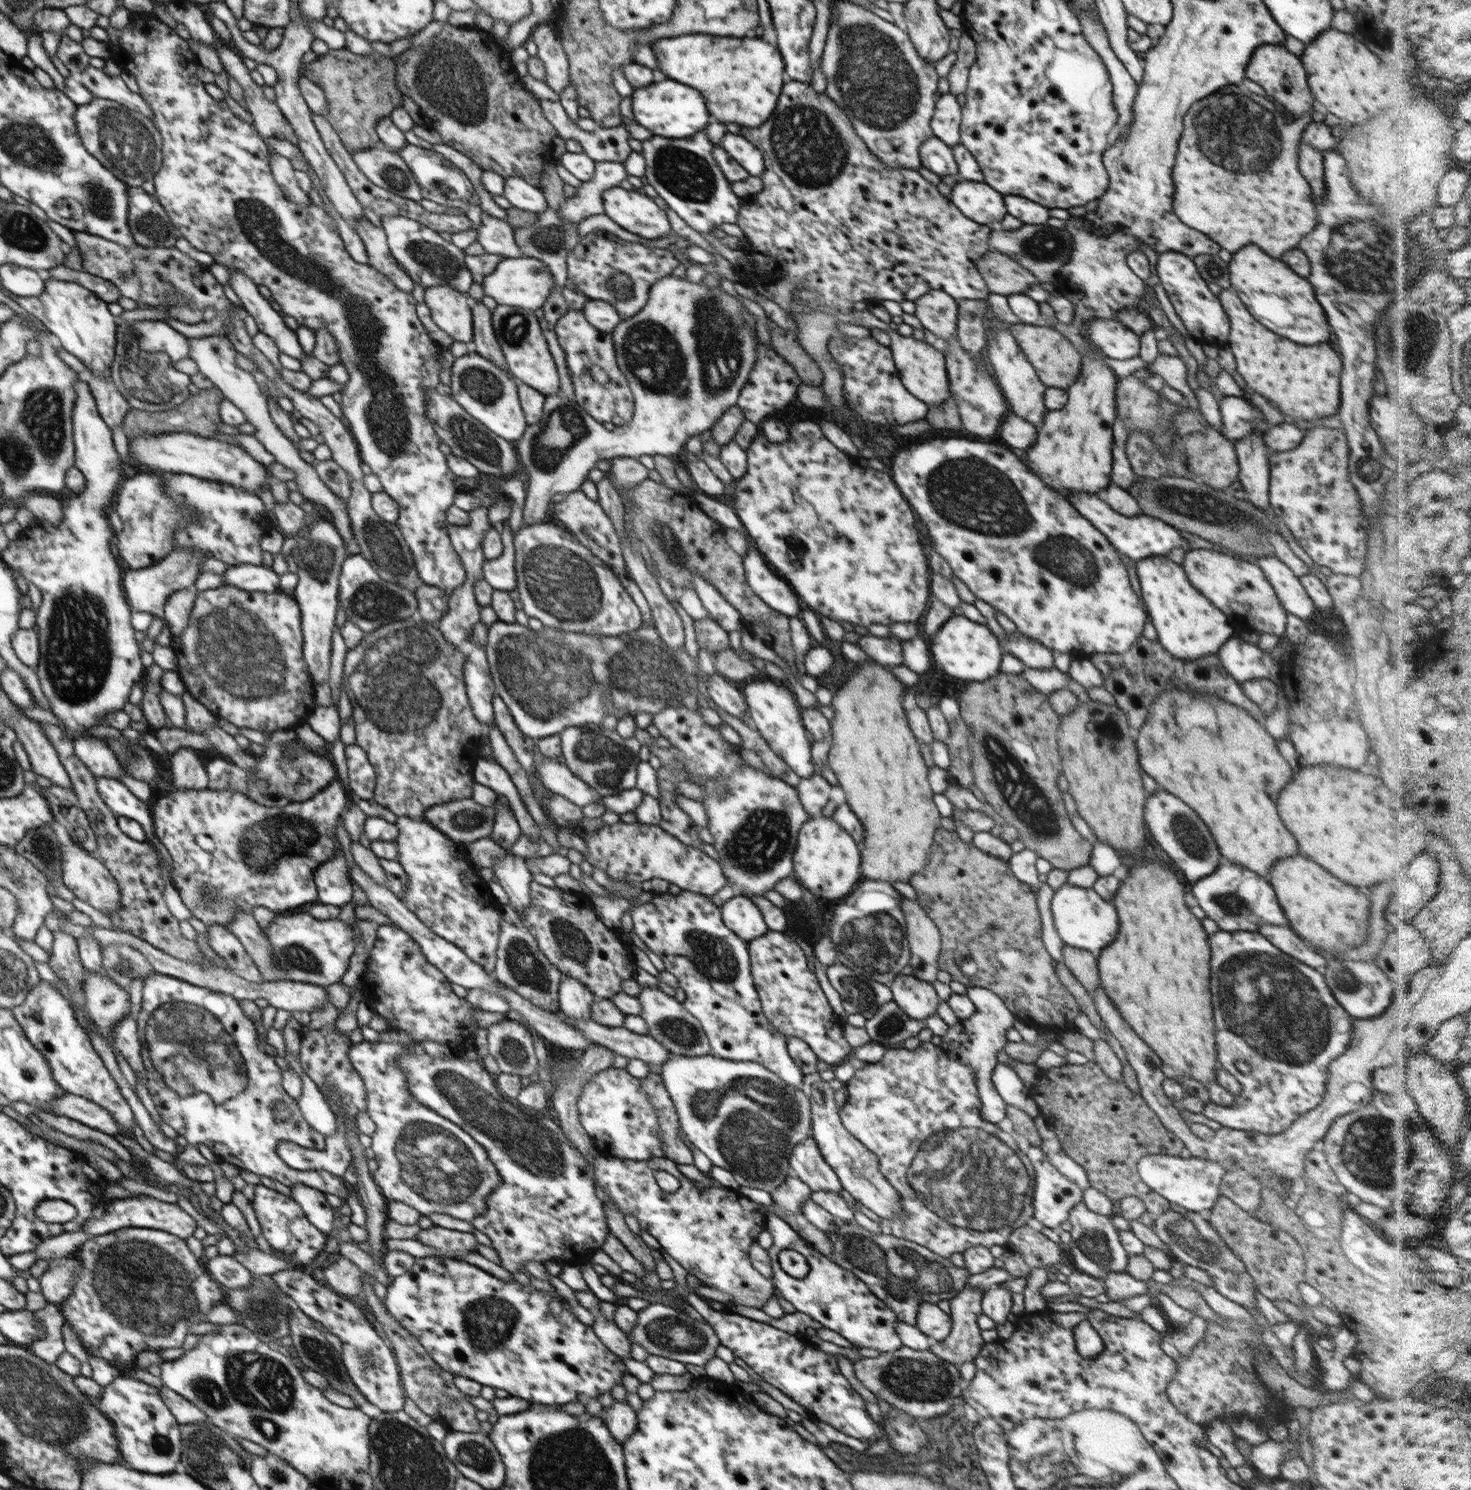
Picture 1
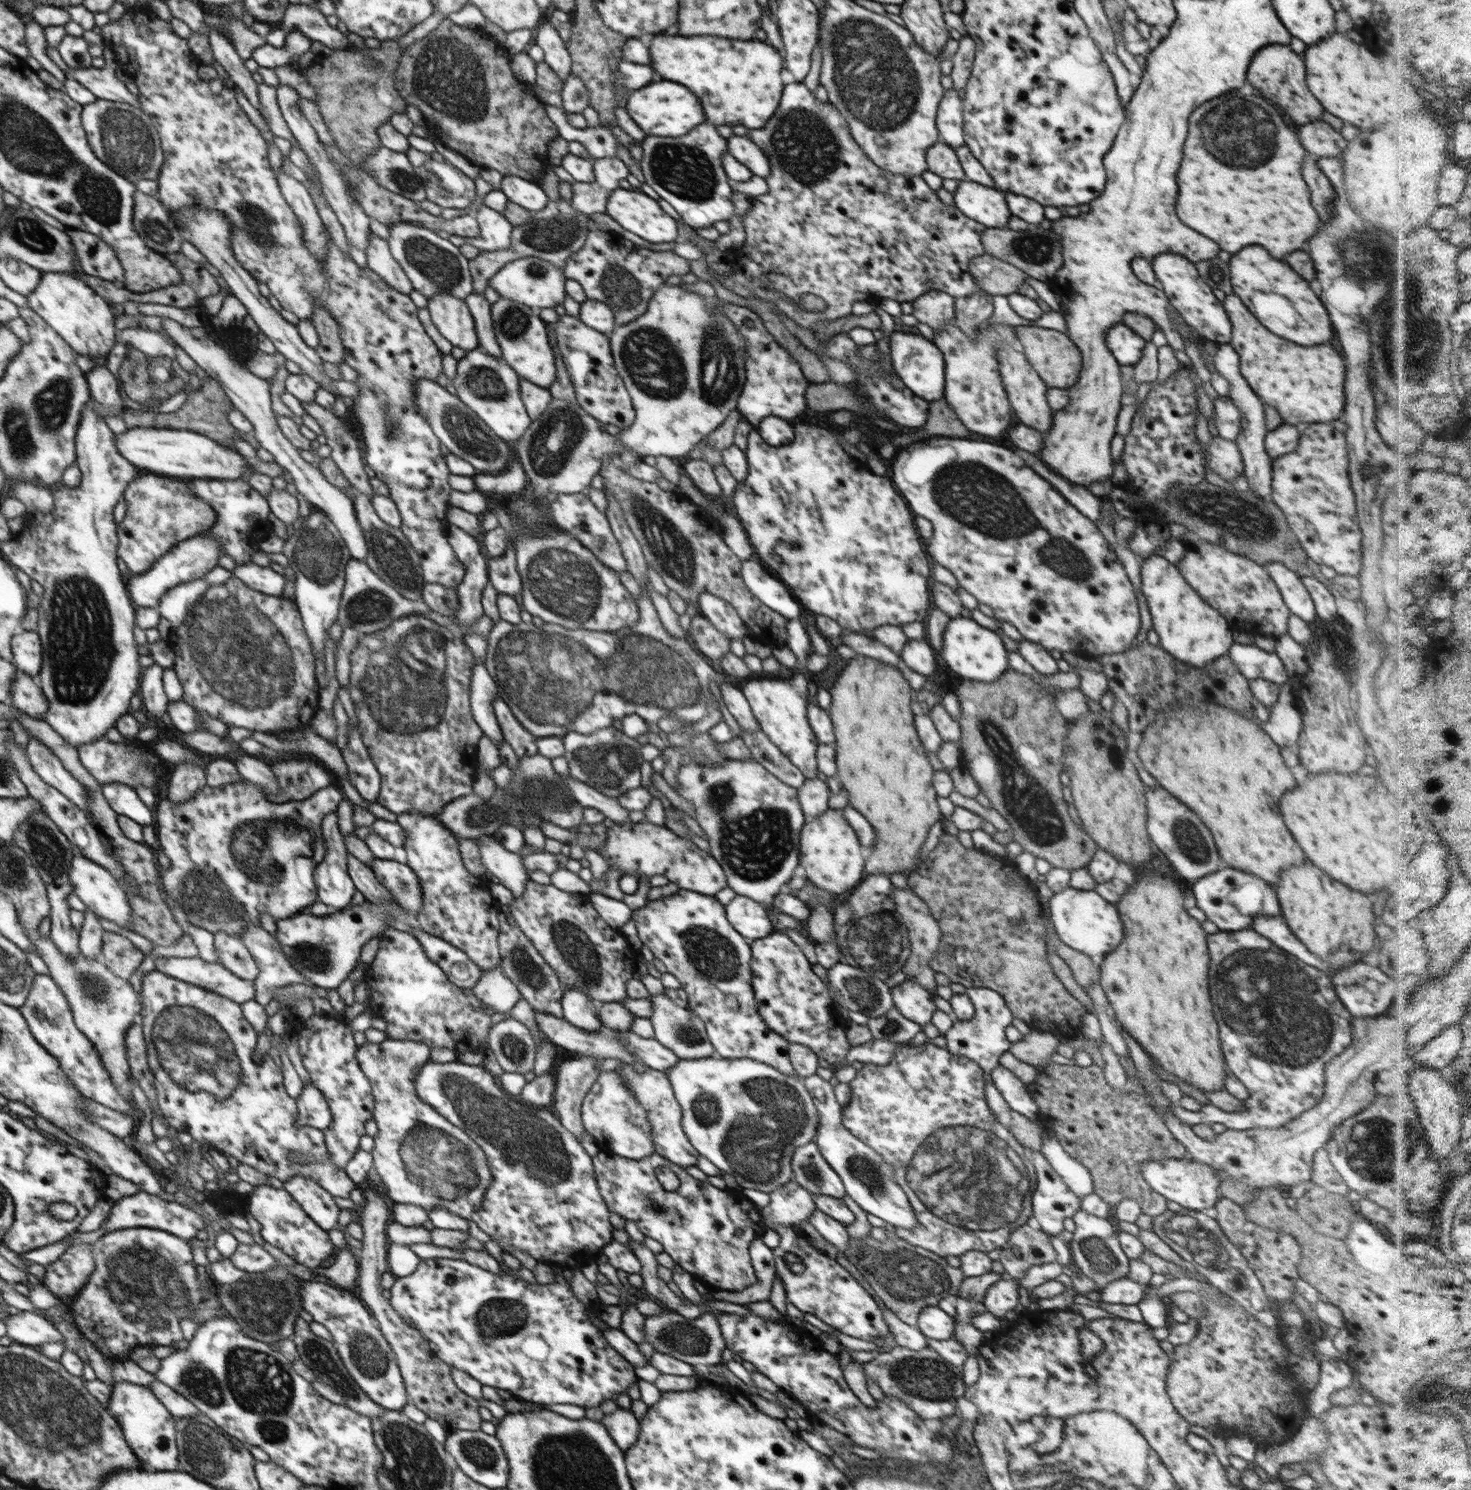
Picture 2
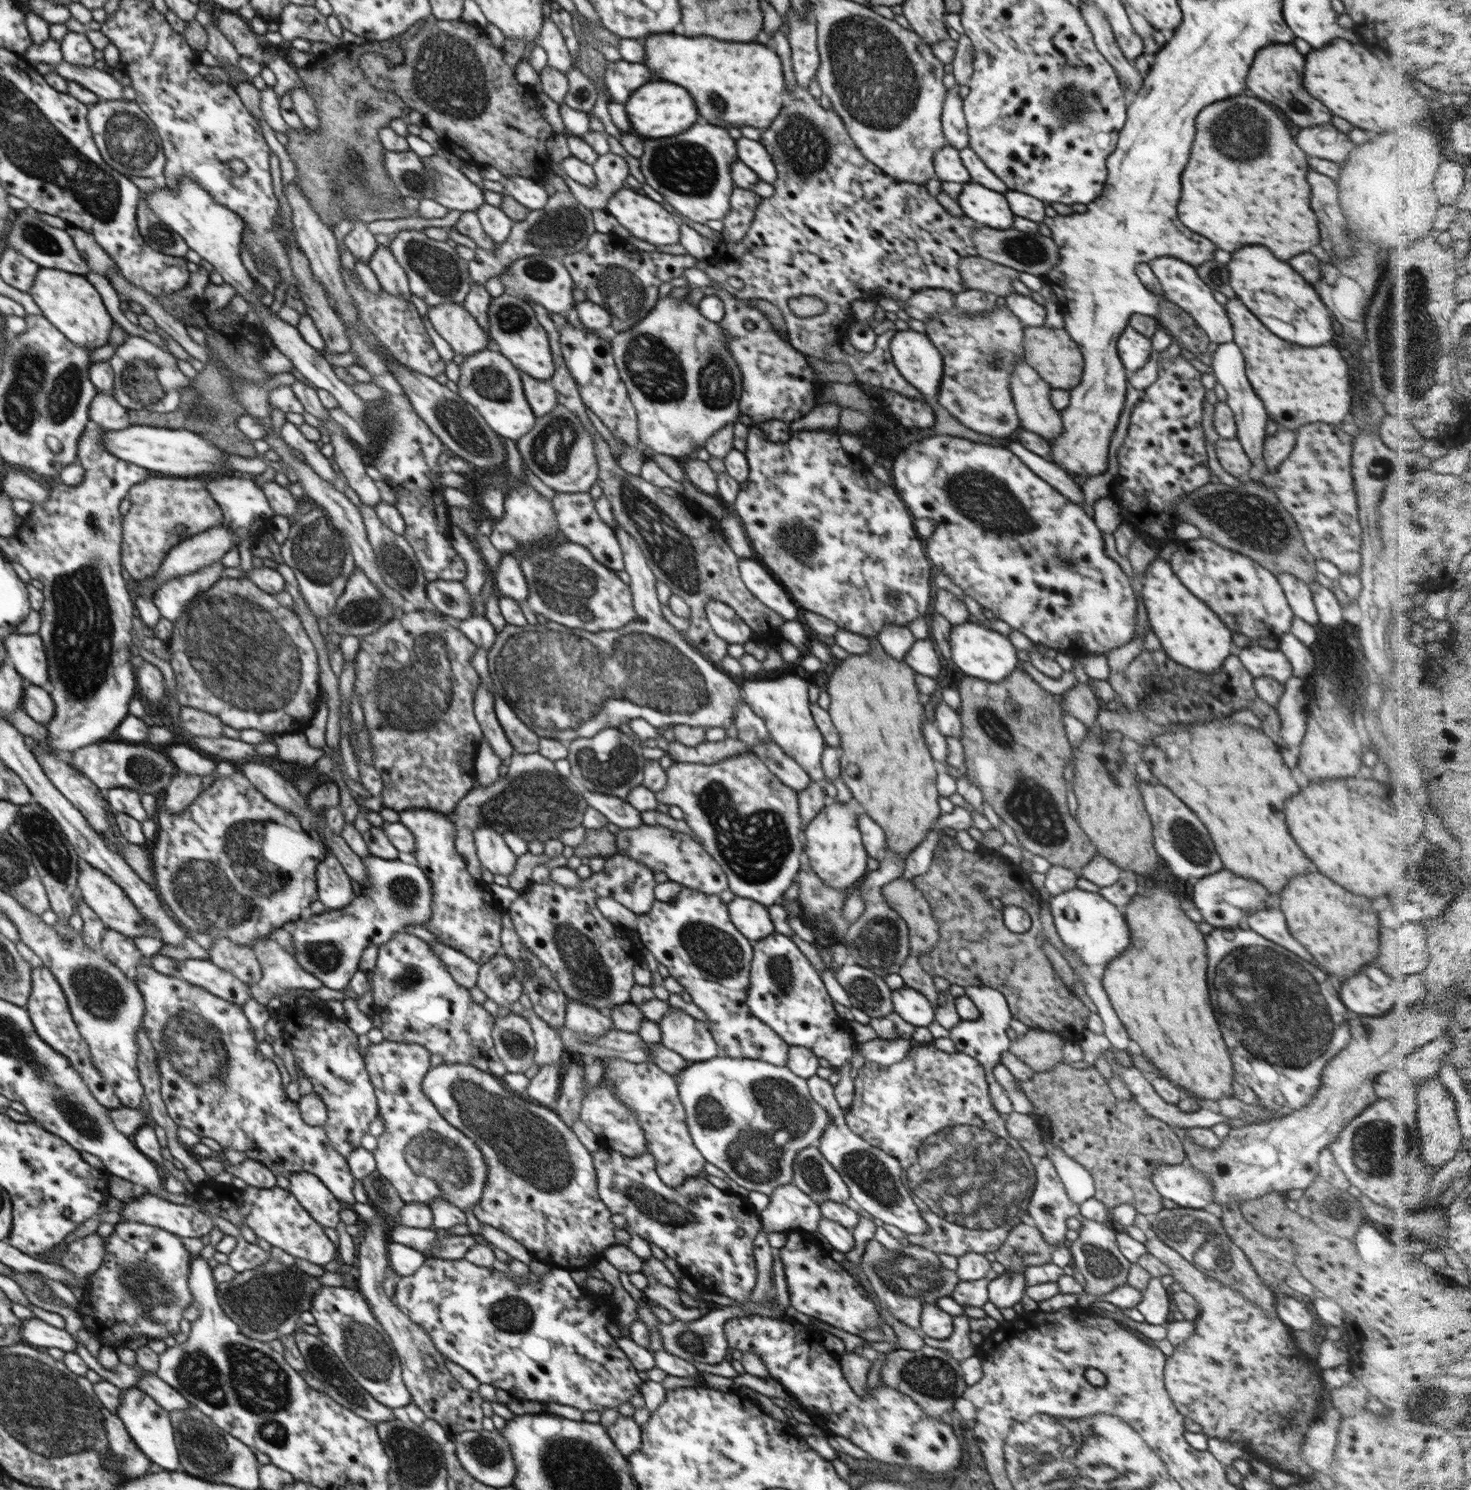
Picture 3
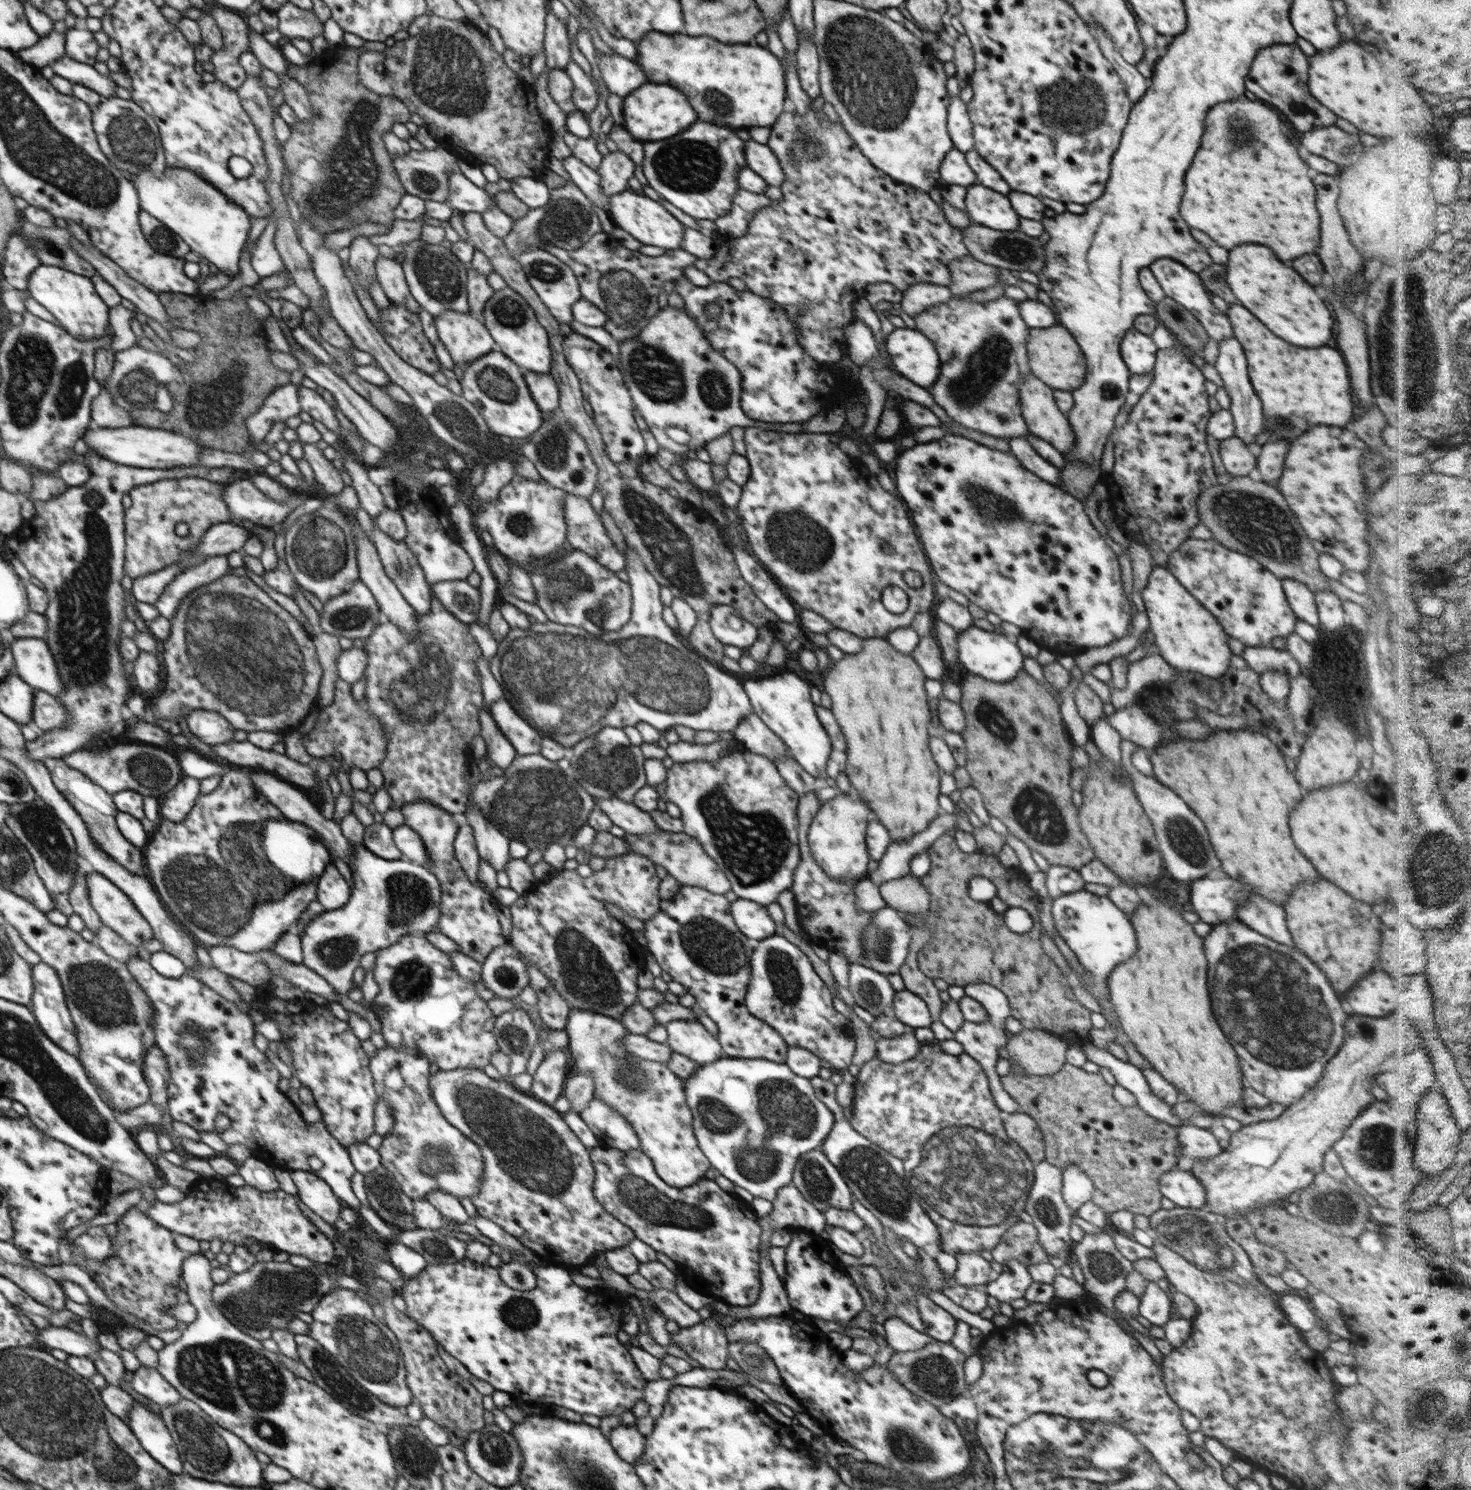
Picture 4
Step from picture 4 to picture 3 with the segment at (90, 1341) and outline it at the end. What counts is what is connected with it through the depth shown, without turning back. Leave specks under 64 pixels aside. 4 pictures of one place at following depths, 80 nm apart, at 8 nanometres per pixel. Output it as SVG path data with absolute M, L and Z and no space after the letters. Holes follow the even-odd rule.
M24 1319L21 1326L23 1342L39 1349L58 1348L75 1352L78 1343L65 1329L56 1328L41 1319Z

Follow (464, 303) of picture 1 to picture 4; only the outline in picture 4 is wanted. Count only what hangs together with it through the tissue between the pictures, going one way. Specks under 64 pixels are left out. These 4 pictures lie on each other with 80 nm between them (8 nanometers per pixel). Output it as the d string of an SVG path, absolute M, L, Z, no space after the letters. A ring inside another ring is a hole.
M445 310L440 316L434 316L434 322L439 340L448 349L454 364L458 364L462 368L474 362L477 358L497 349L484 323L470 316L468 312Z

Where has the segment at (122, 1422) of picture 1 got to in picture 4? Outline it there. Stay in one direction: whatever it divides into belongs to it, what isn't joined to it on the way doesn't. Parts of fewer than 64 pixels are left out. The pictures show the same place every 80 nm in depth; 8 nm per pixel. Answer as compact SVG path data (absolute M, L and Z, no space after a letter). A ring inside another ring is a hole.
M134 1403L129 1412L129 1426L140 1443L157 1461L172 1474L184 1472L178 1447L161 1415L154 1415L144 1403Z

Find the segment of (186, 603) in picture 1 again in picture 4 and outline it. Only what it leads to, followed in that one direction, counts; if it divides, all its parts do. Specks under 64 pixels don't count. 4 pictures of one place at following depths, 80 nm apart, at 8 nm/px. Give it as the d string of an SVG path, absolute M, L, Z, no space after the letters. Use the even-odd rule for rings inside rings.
M228 555L212 556L198 566L187 568L185 572L177 575L158 597L155 606L159 614L171 621L178 612L178 606L190 592L219 580L227 574L228 568Z

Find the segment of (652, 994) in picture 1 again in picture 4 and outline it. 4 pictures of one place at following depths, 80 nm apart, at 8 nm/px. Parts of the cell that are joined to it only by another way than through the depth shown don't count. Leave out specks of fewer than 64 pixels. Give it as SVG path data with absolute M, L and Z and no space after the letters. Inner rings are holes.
M673 1021L665 1025L666 1032L668 1032L668 1039L666 1044L672 1052L680 1054L682 1057L692 1060L696 1065L702 1067L714 1061L718 1061L724 1057L718 1040L712 1036L710 1032L698 1021Z

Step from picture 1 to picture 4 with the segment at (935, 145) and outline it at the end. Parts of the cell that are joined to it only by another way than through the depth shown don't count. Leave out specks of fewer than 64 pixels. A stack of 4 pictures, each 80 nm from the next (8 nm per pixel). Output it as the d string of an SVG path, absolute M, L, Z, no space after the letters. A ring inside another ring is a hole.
M954 148L950 149L950 152L942 160L939 173L946 184L950 185L956 184L968 188L977 182L976 173L968 164L965 152Z

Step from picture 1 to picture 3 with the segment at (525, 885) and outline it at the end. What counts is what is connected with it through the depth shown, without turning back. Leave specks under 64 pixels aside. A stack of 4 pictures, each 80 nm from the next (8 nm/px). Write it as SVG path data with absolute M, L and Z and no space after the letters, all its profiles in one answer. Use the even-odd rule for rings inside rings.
M478 827L473 832L475 847L483 868L492 874L502 874L509 878L518 856L506 844L505 838L490 827Z

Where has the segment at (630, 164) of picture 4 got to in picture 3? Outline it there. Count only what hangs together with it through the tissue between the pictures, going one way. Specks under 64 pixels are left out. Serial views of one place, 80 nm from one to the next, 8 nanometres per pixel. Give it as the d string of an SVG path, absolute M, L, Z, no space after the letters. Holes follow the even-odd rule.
M608 152L600 155L593 164L593 171L597 176L597 183L588 189L573 178L570 178L566 172L562 175L566 184L570 188L572 196L582 204L582 206L594 210L605 210L609 199L626 185L628 178L628 163L620 155Z

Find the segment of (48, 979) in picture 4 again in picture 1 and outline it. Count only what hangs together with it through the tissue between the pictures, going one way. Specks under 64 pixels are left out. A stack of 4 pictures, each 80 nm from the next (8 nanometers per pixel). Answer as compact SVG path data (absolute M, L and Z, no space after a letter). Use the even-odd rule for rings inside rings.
M42 979L41 984L28 994L25 1001L14 1007L12 1014L17 1018L22 1030L25 1030L26 1038L29 1038L34 1048L46 1058L54 1082L64 1093L82 1096L102 1105L113 1114L123 1130L135 1126L136 1118L131 1106L121 1094L105 1062L102 1062L101 1056L94 1050L89 1034L77 1021L70 1000L65 995Z

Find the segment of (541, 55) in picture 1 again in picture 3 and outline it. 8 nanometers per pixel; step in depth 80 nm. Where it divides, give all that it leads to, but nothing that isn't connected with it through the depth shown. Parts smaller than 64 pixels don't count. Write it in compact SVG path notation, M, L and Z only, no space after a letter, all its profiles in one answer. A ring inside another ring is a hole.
M545 19L536 44L546 52L547 66L566 74L573 67L573 56L570 55L561 30L552 19Z

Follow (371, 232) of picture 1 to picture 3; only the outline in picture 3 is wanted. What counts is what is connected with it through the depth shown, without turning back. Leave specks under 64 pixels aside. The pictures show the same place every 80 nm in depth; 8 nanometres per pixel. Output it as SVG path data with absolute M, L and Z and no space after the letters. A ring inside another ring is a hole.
M379 245L368 265L376 274L383 290L392 296L399 296L411 302L411 290L409 289L407 274L398 264L390 249L387 249L384 245Z

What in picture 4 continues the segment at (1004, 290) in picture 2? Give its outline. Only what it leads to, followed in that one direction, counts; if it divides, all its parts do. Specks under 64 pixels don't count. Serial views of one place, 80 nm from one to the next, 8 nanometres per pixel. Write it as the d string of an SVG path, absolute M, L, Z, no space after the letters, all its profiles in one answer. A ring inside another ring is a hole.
M969 254L950 261L948 267L951 274L949 289L954 296L962 296L997 284L1004 285L997 275L1000 268L980 262Z

